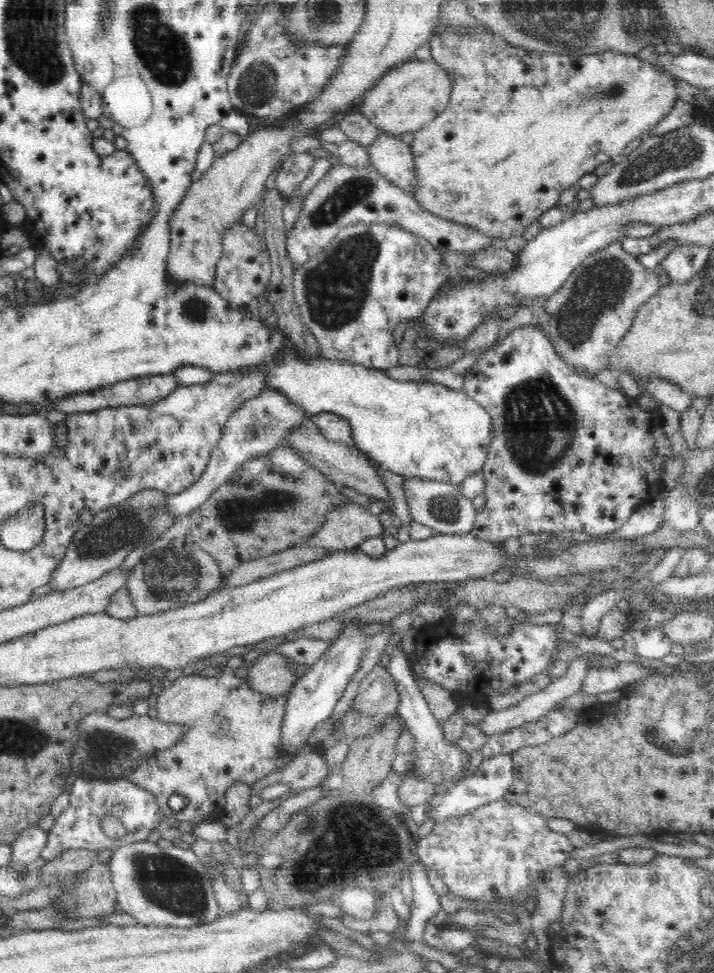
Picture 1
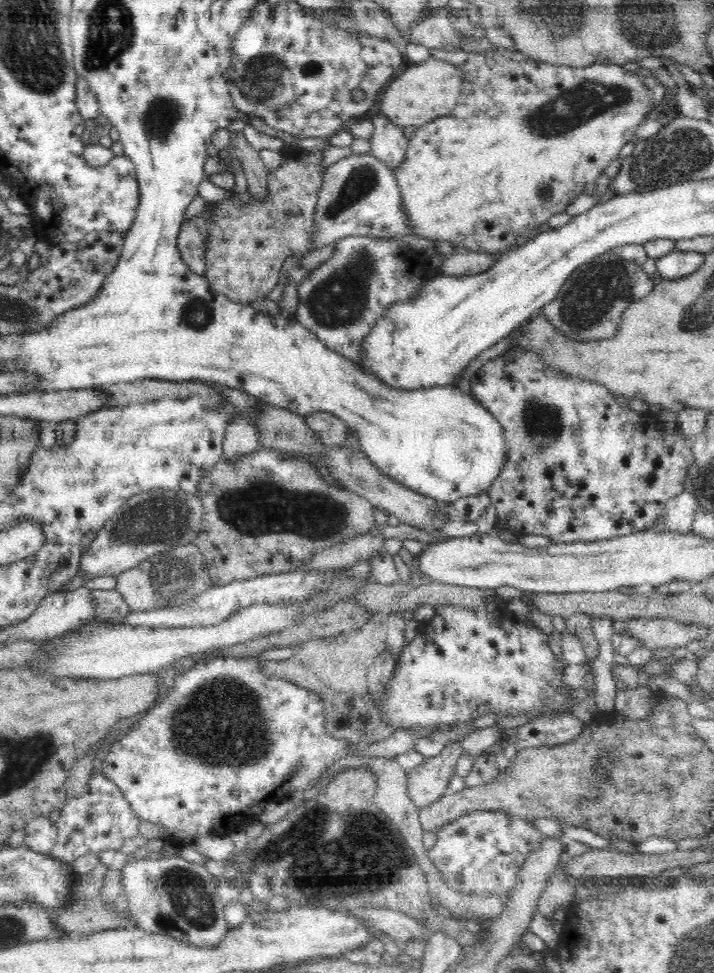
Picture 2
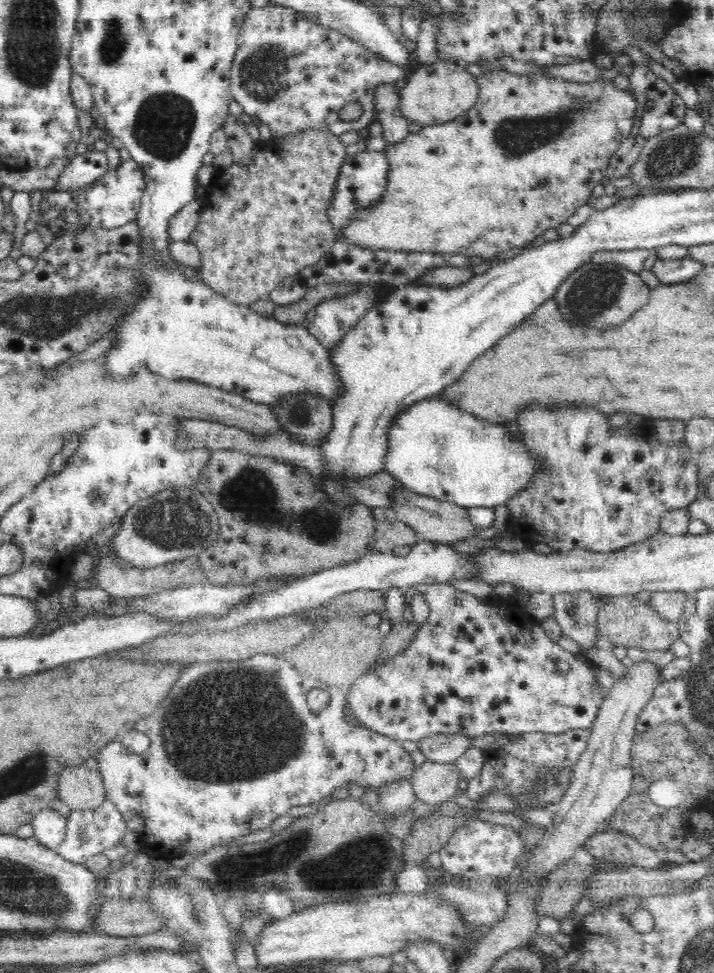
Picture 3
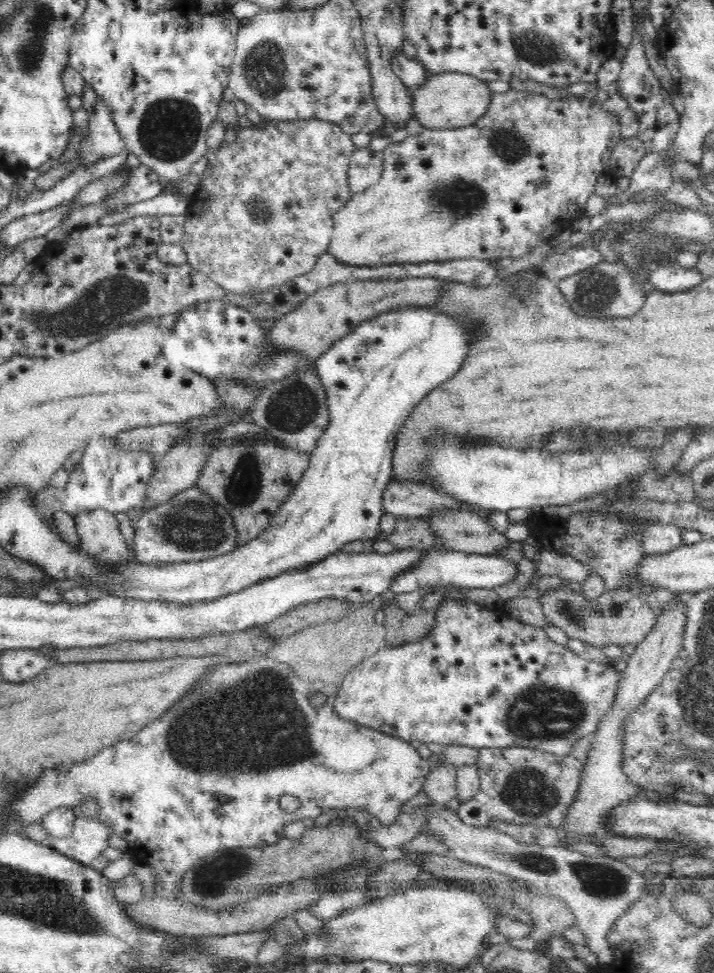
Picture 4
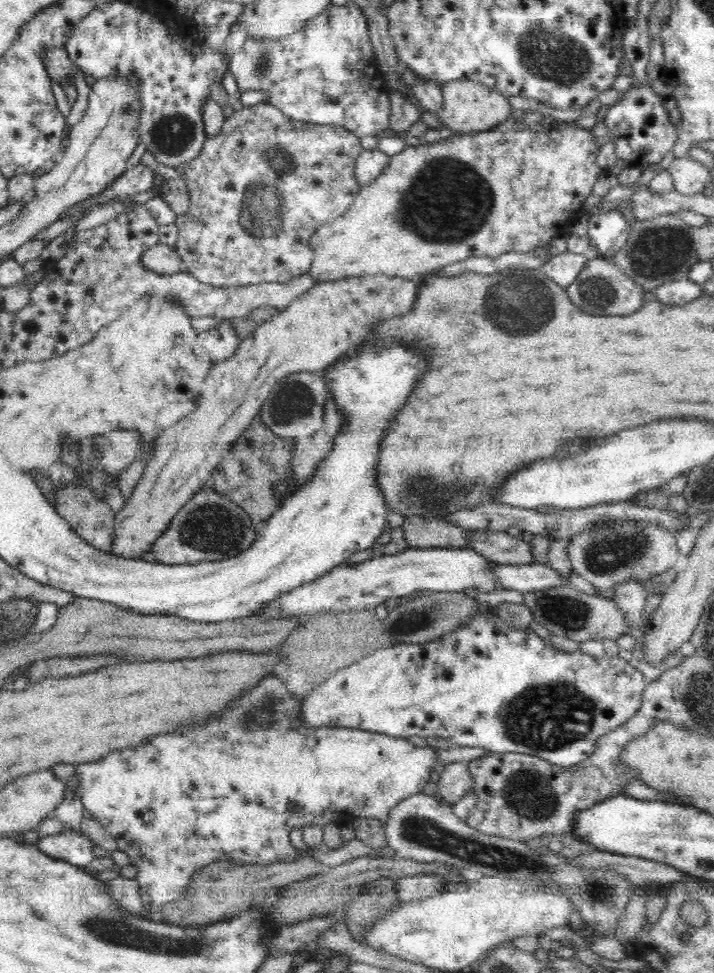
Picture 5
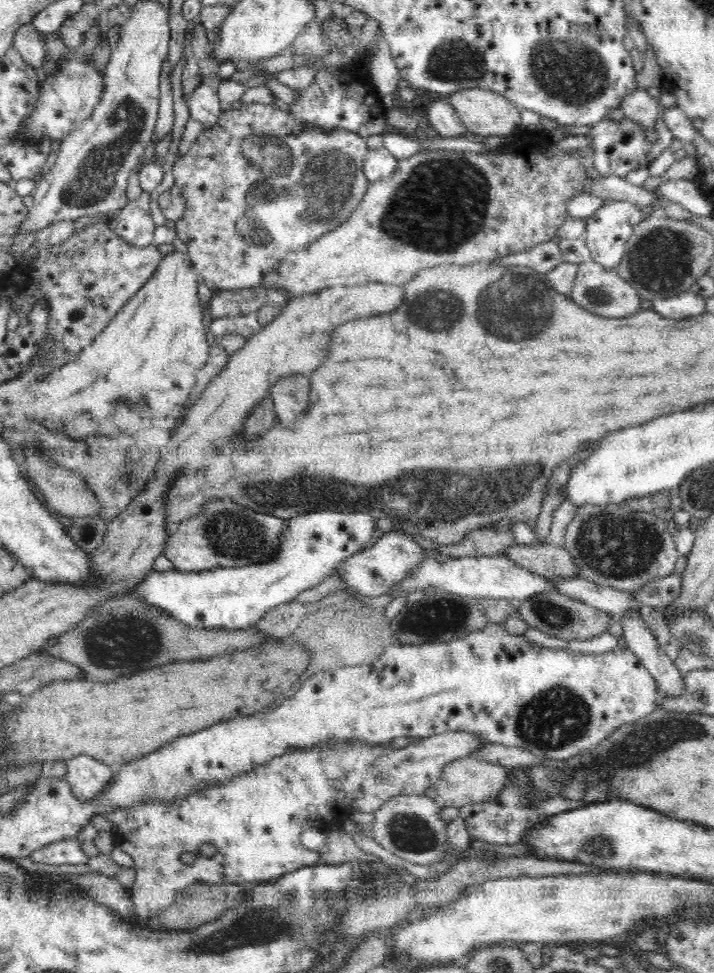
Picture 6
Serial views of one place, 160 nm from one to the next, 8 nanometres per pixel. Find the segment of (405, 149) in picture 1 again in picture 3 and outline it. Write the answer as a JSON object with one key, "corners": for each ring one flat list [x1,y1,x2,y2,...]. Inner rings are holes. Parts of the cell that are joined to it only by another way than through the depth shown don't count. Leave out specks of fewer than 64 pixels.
{"corners":[[401,83,380,84,374,94,376,121,382,125,386,145,398,145,411,134,408,118,400,113,400,86]]}

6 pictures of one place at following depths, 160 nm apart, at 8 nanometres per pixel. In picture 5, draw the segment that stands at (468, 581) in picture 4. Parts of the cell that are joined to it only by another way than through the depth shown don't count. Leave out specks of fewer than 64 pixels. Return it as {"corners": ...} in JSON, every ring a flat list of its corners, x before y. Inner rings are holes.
{"corners":[[494,563,492,572,495,580,498,580,500,590,516,590,522,594,558,588,558,586,571,586,568,578,560,577,548,564,509,565]]}

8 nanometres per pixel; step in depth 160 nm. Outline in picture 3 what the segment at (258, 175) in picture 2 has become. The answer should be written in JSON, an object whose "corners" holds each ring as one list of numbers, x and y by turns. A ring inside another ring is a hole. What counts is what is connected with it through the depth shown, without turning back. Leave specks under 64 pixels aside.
{"corners":[[232,114,226,116,226,121,223,123,223,130,227,135,227,147,232,153,233,162,242,167,252,165,257,152,256,142,249,136,247,128,239,116]]}

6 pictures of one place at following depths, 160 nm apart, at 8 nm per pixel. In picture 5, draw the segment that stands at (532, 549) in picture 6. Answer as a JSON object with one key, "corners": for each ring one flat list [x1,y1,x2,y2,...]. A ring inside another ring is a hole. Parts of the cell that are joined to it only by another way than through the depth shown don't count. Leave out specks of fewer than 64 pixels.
{"corners":[[469,531,469,548,494,563,532,564,532,544,528,537,512,537,507,532]]}

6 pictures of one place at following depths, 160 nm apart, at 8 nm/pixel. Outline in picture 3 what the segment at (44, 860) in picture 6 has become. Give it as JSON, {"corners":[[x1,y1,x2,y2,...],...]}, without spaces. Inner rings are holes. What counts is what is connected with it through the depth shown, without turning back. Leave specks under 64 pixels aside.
{"corners":[[108,799,94,810,71,810,66,819,64,840,55,847,55,851,70,862,84,864,88,858,104,852,107,848,118,846,128,831,124,815,116,810,116,805]]}

